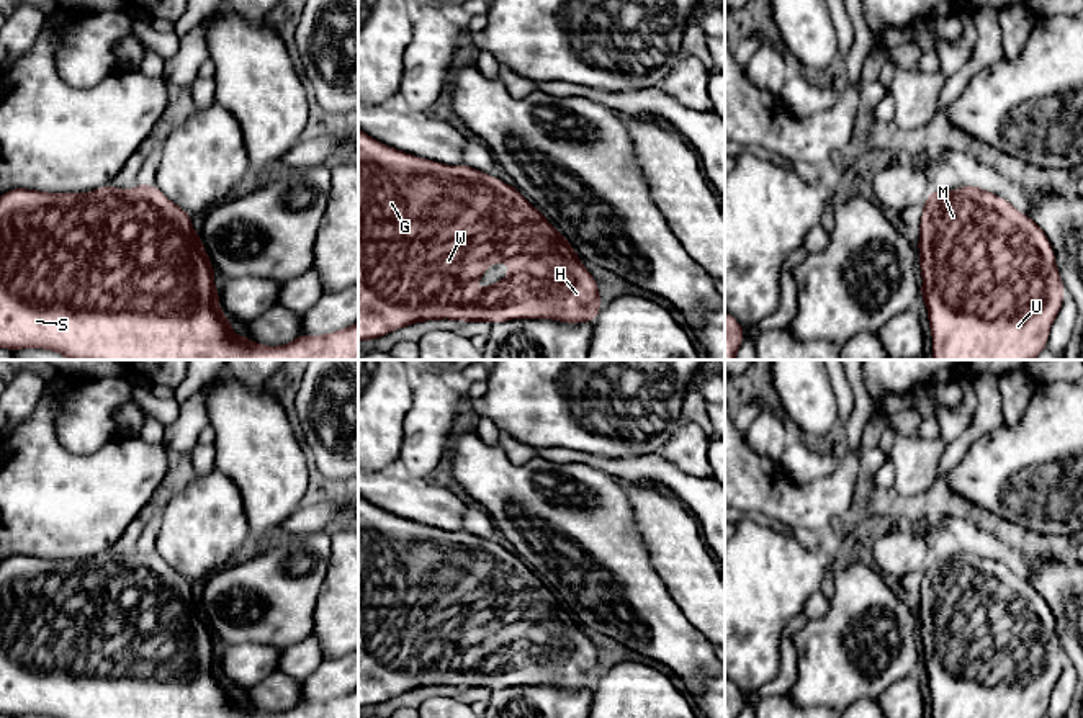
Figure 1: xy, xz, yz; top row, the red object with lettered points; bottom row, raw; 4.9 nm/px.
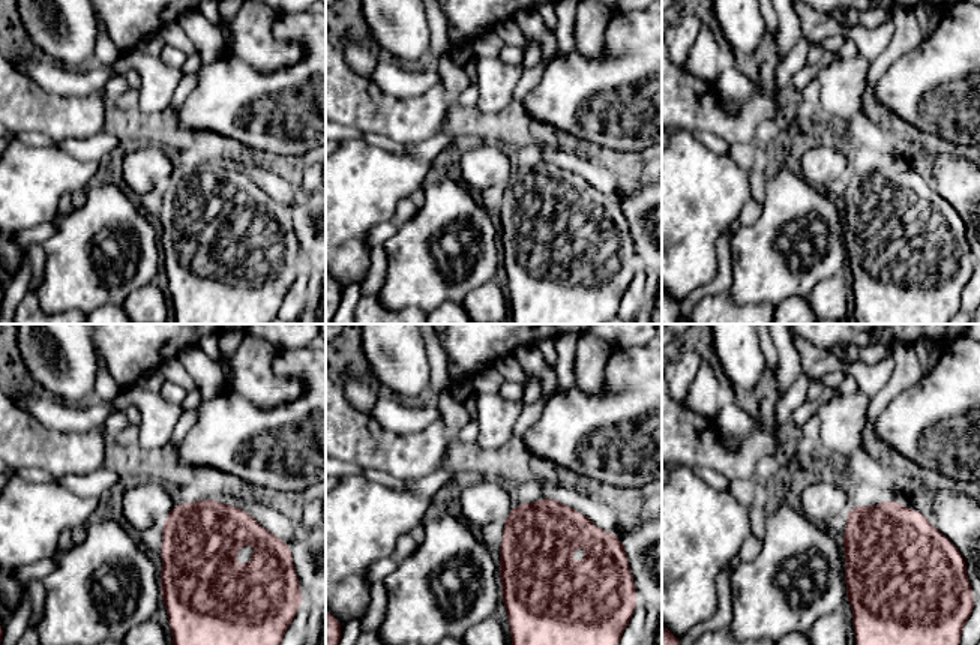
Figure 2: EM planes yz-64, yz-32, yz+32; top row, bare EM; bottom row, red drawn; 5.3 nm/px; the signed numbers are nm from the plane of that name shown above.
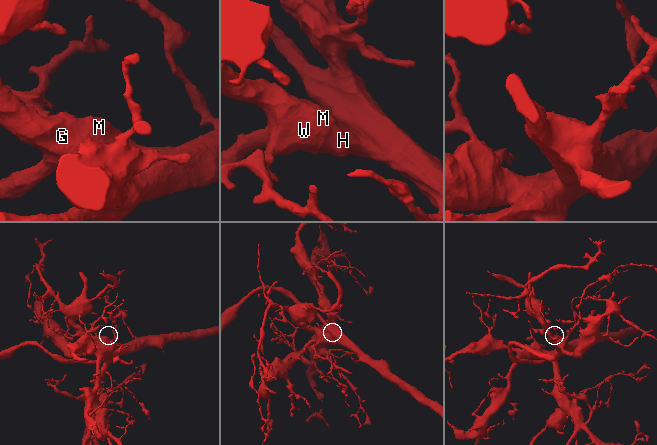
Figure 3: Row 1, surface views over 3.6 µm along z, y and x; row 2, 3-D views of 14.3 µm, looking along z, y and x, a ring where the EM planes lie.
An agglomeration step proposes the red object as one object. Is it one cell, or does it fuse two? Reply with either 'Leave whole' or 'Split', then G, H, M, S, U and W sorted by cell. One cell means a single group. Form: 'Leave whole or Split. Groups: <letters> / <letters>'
Leave whole. Groups: G H M S U W

